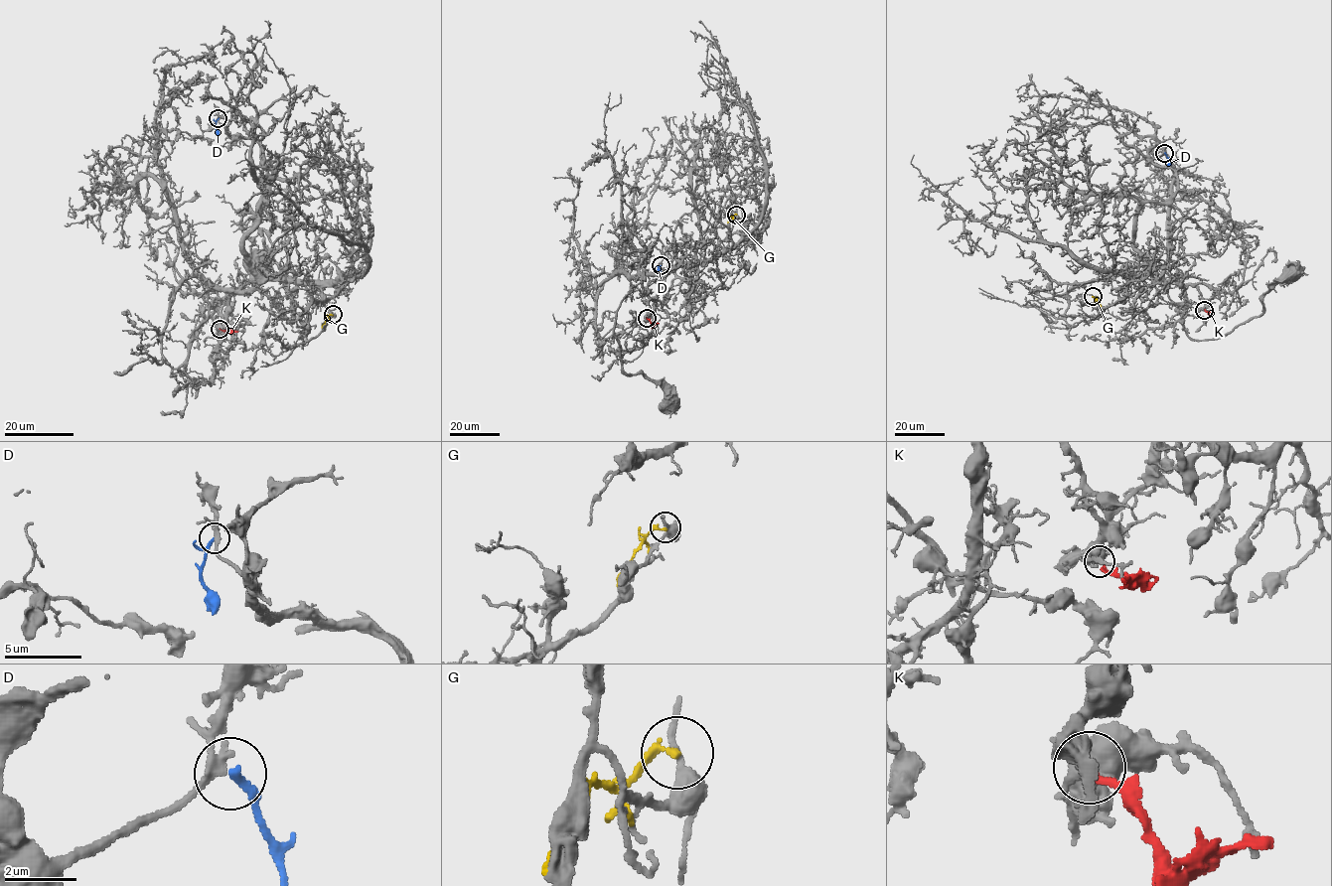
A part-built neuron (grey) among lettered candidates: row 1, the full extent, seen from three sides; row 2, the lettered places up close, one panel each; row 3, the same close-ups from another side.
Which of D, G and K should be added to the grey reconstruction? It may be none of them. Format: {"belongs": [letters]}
{"belongs": ["D"]}

